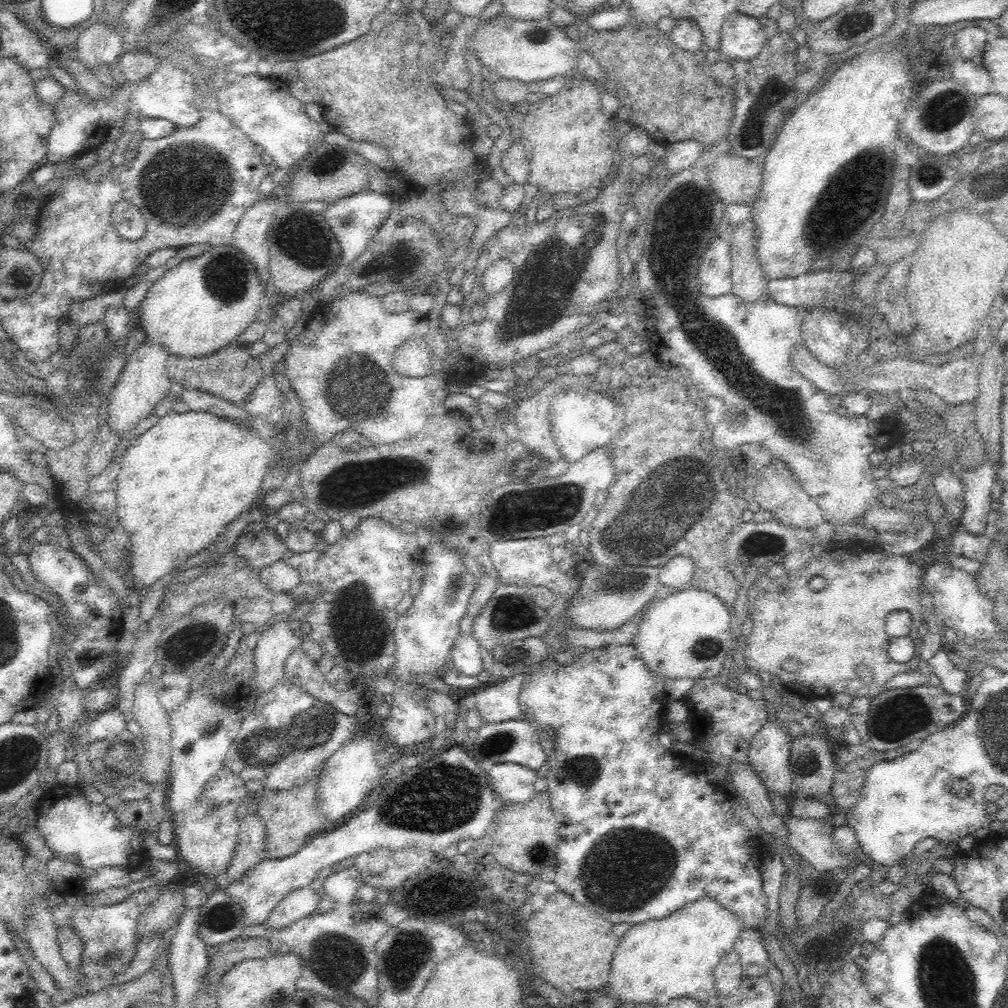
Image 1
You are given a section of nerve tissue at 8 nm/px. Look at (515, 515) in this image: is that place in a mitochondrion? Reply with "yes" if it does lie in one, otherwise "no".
yes

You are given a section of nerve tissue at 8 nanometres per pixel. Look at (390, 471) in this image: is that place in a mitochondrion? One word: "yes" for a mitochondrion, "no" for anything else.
yes

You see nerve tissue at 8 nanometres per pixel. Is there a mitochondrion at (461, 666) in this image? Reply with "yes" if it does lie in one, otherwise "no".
no

